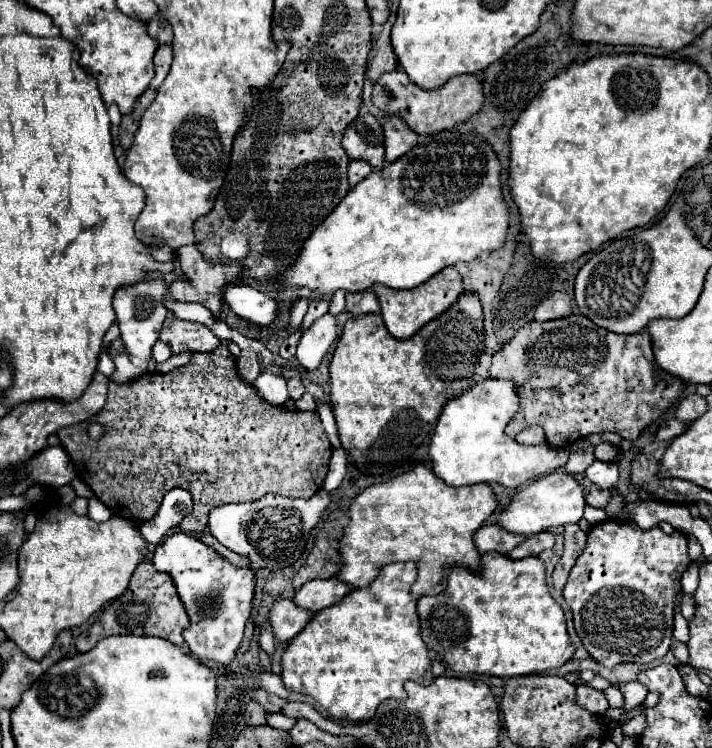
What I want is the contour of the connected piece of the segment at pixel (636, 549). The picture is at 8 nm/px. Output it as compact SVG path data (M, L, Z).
M607 519L593 525L563 589L563 597L573 611L575 631L589 655L605 667L615 667L619 663L649 663L663 657L671 649L673 599L679 591L679 579L689 561L687 537L679 531L673 535L663 533L659 527L643 531L633 523L621 523L617 519Z

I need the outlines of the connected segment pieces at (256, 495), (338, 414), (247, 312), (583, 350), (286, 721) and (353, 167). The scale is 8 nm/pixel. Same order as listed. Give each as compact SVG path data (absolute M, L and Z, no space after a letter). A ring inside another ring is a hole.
M221 343L215 351L193 353L191 361L185 367L173 369L169 373L143 373L141 377L137 377L133 381L127 381L127 383L115 383L113 379L109 379L109 393L107 393L107 401L105 401L103 409L99 413L95 413L91 417L91 421L83 421L83 423L77 423L77 425L59 429L57 435L61 439L61 445L65 449L69 449L67 453L69 453L75 469L77 469L77 477L81 481L85 479L85 483L111 509L113 515L125 517L125 519L129 519L133 523L143 523L143 521L149 521L157 513L157 509L159 509L165 493L169 493L175 487L181 487L181 489L189 491L193 495L193 513L191 513L193 517L185 517L181 521L181 529L187 531L187 533L201 533L207 527L207 515L209 515L209 511L213 507L217 507L217 505L257 501L257 499L265 497L267 493L277 493L277 495L283 495L283 497L303 497L303 499L309 499L311 495L315 495L323 487L323 481L325 481L325 475L327 475L327 469L329 469L329 457L331 457L331 445L329 445L329 439L325 435L325 429L321 425L319 415L313 413L313 411L287 411L283 407L273 407L267 401L263 401L257 395L257 391L251 389L251 385L245 385L239 379L235 357L229 353L229 349L227 349L225 343ZM89 423L101 423L101 425L105 425L105 435L101 437L101 441L89 439L89 435L87 435L87 425Z
M461 293L459 299L445 313L429 321L409 339L395 339L387 331L379 313L367 313L349 319L343 327L343 335L329 365L329 399L333 405L341 445L353 457L355 465L363 473L381 475L407 461L415 453L415 449L429 437L445 401L461 395L475 383L475 365L479 363L479 357L483 353L483 307L477 293Z
M229 283L221 295L231 311L235 311L243 321L255 323L259 327L271 325L279 315L277 301L251 285Z
M569 315L569 317L563 317L563 319L553 319L553 321L543 321L543 323L537 323L537 321L531 321L527 325L523 325L515 337L503 345L495 355L493 355L493 363L491 363L491 369L489 369L489 377L491 379L511 379L517 387L517 395L519 395L519 411L515 413L515 417L509 421L509 425L505 427L505 433L509 437L515 437L519 431L523 431L525 427L531 427L531 425L539 425L545 429L545 437L547 437L547 443L551 447L569 447L573 445L577 439L585 437L585 435L591 435L591 433L603 433L603 431L613 431L613 433L619 433L623 439L637 439L639 433L651 423L655 421L657 417L661 417L673 403L675 399L679 397L679 393L683 391L683 381L665 373L663 369L659 369L659 365L655 363L653 355L651 355L651 337L647 331L641 331L641 333L635 333L635 335L617 335L617 333L611 333L607 329L601 329L597 327L593 321L589 321L587 317L583 315Z
M267 713L267 725L275 727L275 729L285 729L285 731L289 731L293 723L295 723L295 719L291 719L291 717L283 715L283 713L275 713L275 715L273 715L273 713Z
M351 161L349 163L349 183L351 183L351 187L353 185L357 185L361 179L365 179L369 173L371 173L371 165L367 163L367 161Z

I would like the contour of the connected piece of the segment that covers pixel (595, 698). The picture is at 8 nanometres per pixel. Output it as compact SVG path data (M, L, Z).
M577 685L577 705L581 705L583 709L587 709L593 715L601 715L609 707L605 695L587 685Z

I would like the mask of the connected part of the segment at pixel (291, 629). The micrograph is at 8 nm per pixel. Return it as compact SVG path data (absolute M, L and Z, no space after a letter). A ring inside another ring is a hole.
M277 599L269 611L273 635L275 635L275 641L279 643L291 641L307 625L309 619L311 619L311 613L293 605L291 599Z

